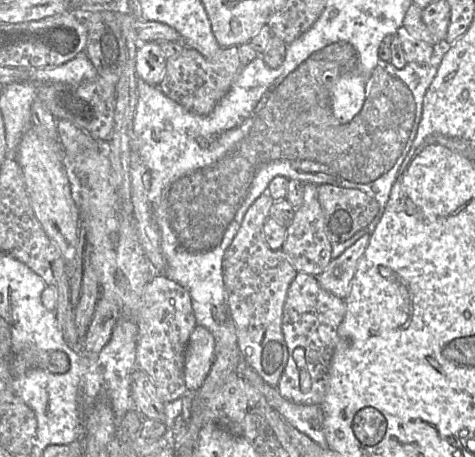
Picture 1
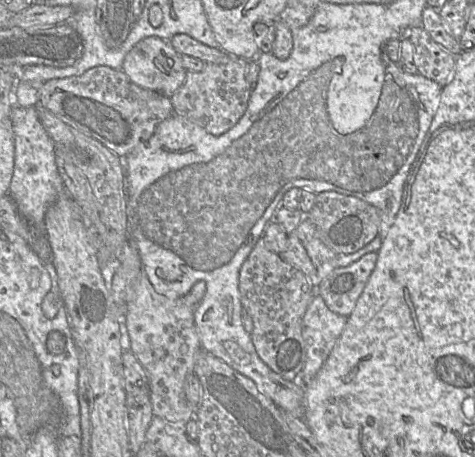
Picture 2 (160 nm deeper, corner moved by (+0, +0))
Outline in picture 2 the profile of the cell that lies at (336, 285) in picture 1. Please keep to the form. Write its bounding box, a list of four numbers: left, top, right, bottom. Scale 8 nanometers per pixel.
[316,252,377,317]

